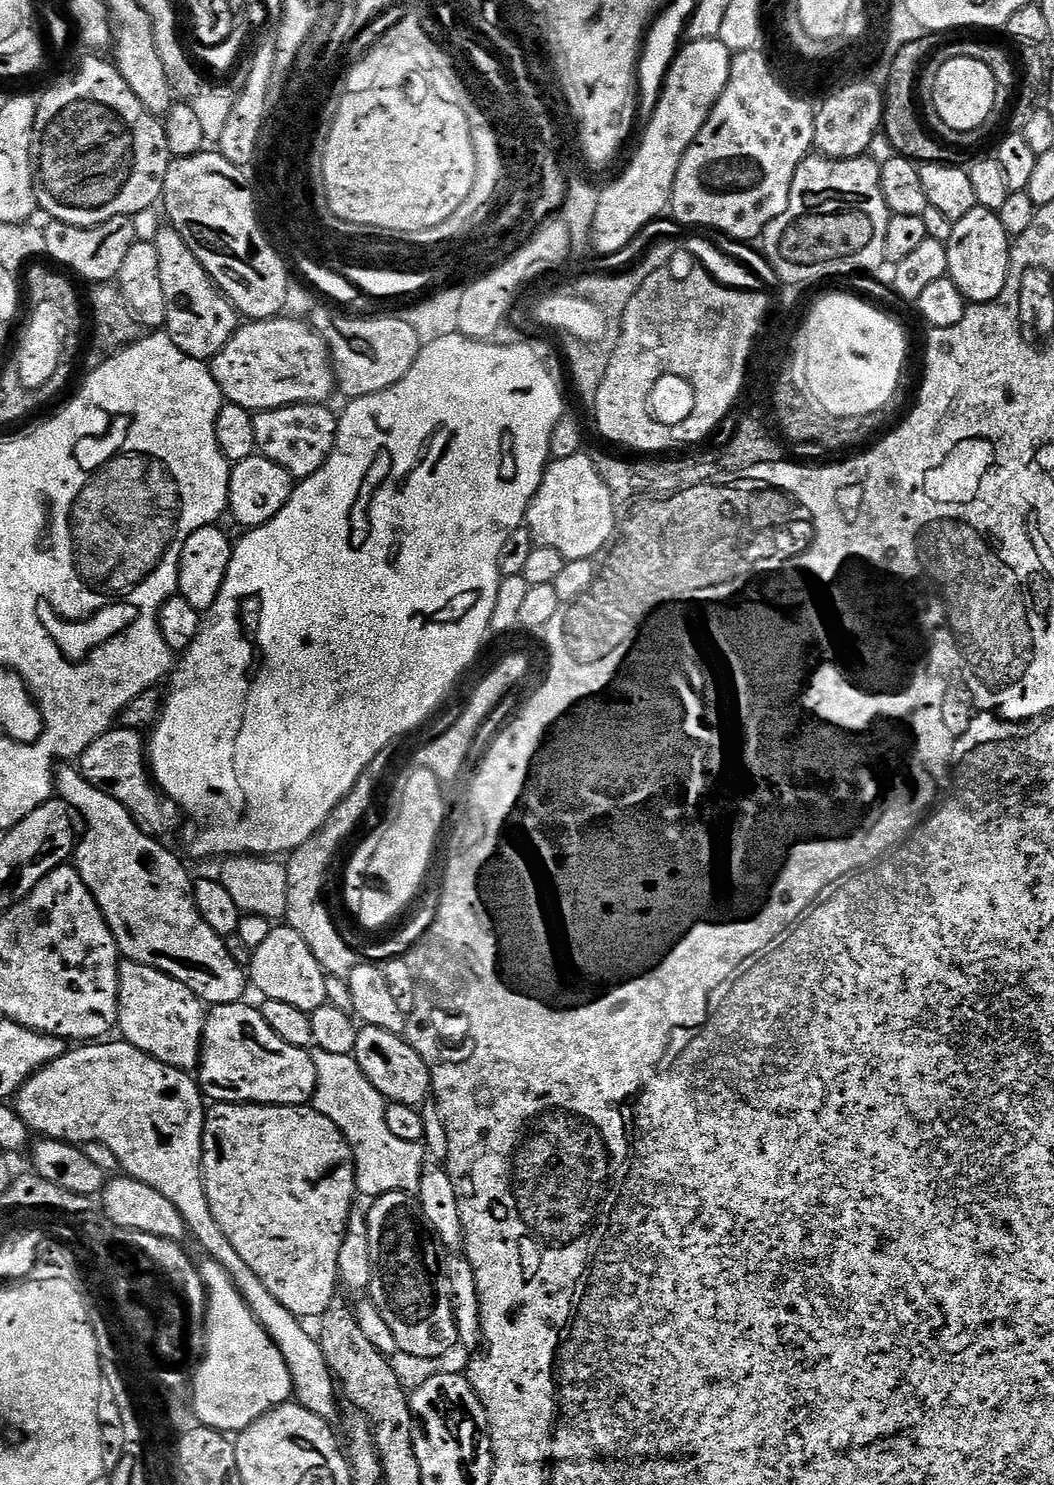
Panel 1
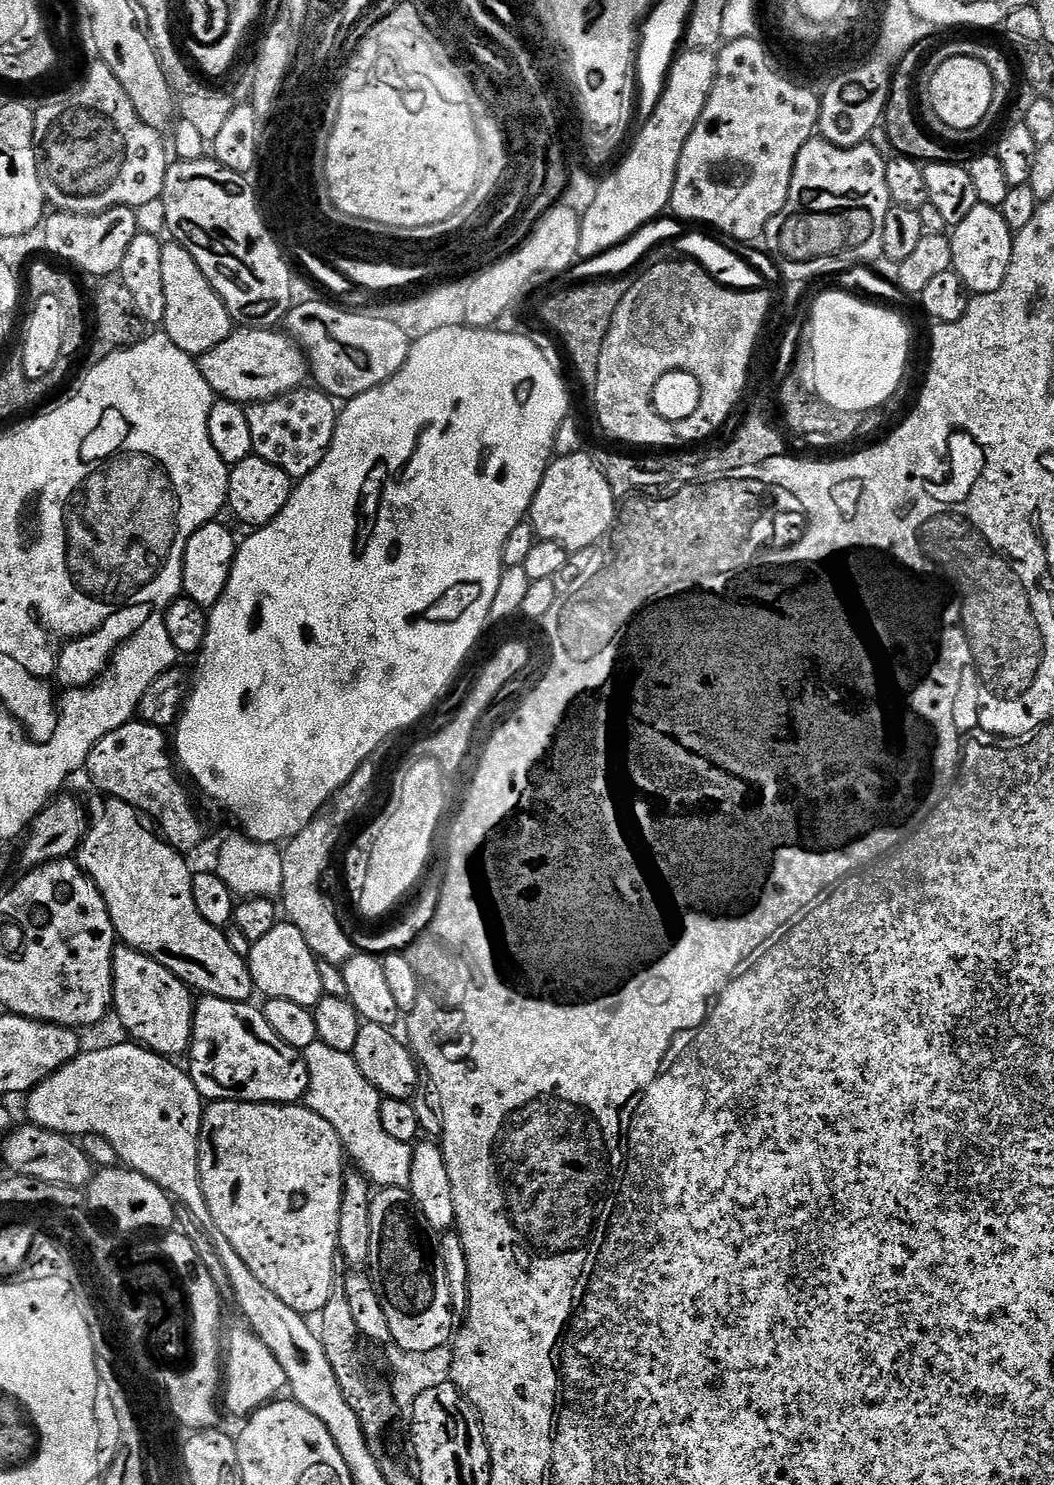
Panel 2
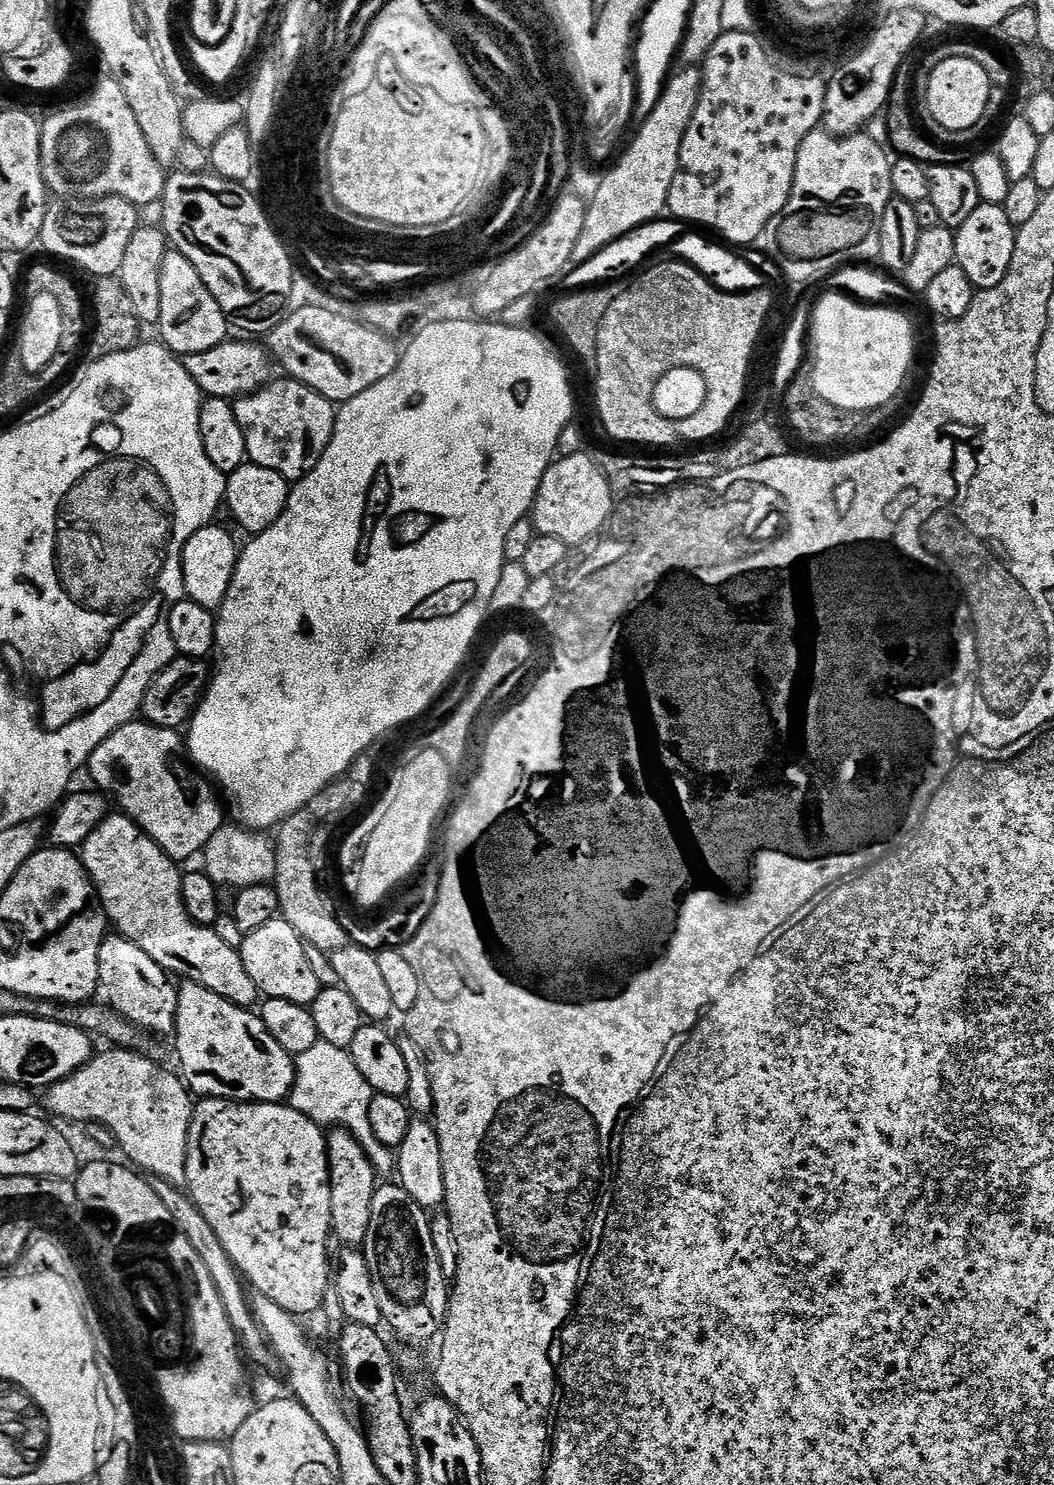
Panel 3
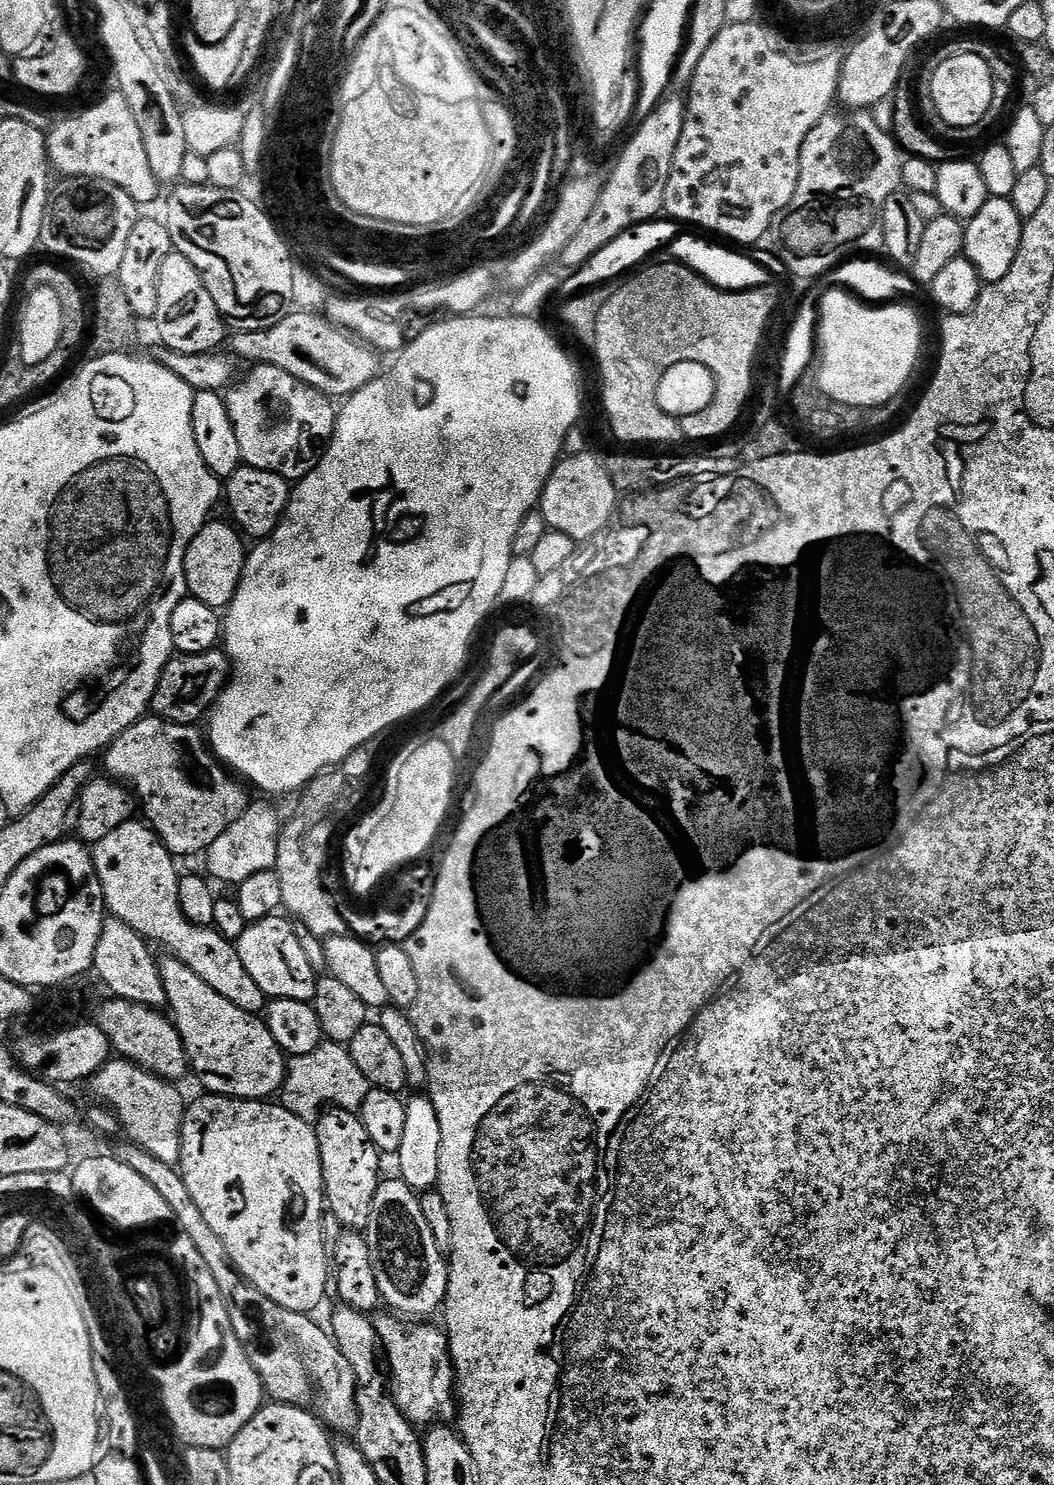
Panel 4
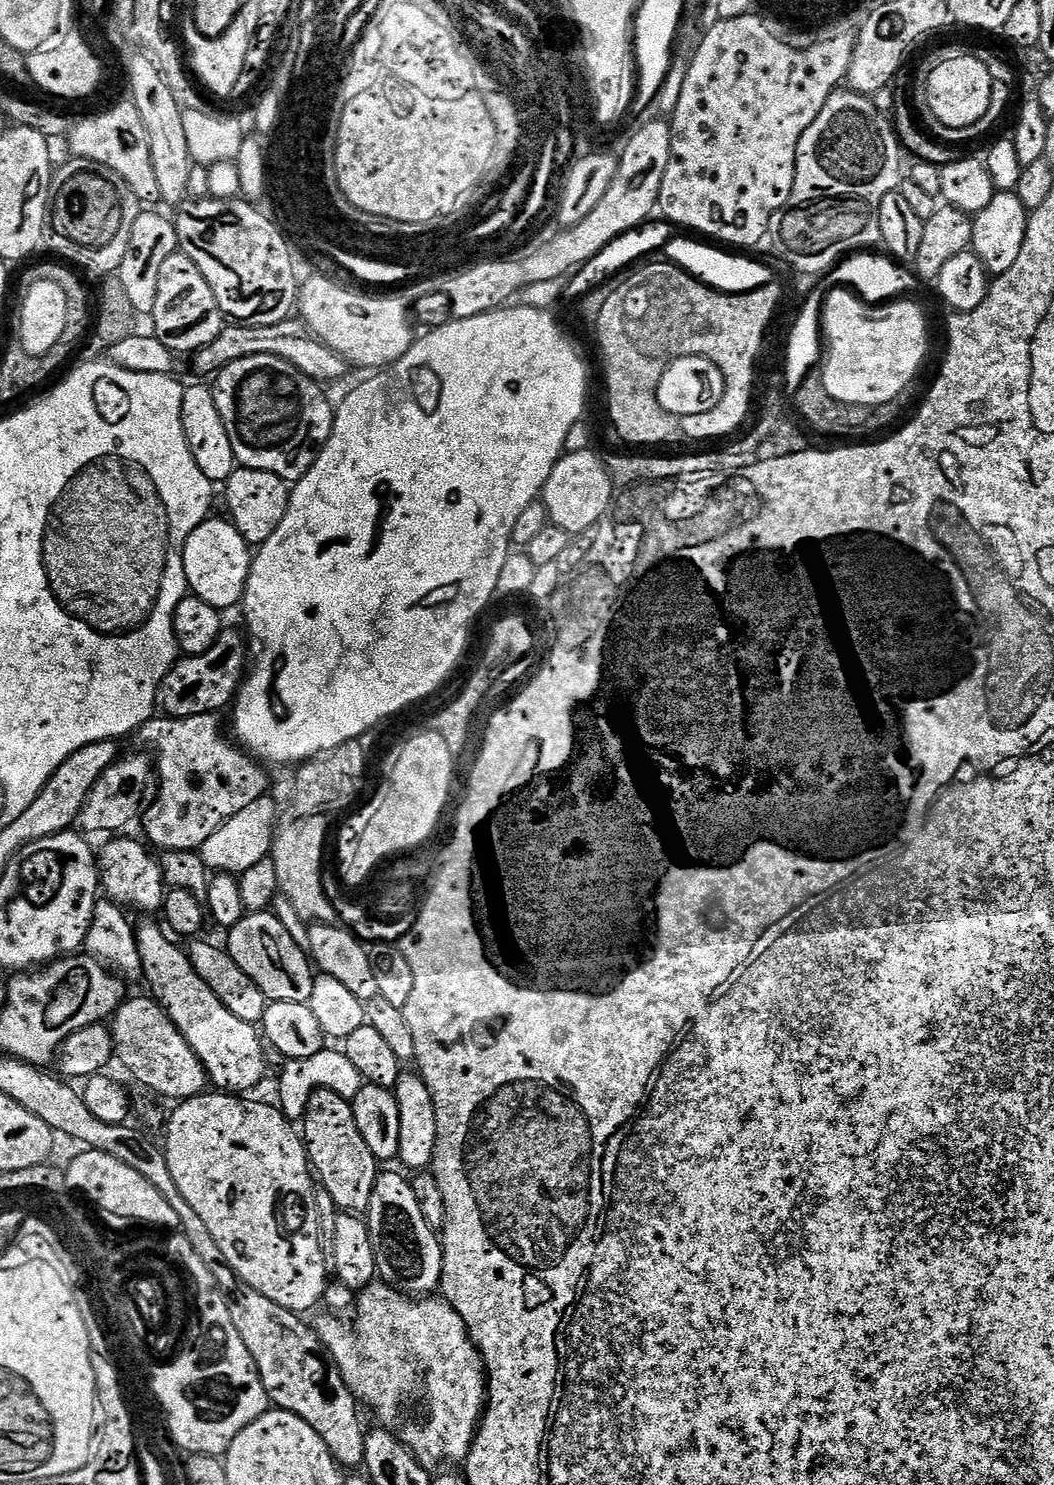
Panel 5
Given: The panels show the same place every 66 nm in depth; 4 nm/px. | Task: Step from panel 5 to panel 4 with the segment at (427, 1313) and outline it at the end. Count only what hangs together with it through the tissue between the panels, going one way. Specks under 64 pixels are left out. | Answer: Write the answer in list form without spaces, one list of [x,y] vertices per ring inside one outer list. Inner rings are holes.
[[[394,1314],[387,1315],[380,1320],[378,1318],[375,1325],[396,1405],[414,1426],[453,1421],[458,1412],[458,1402],[455,1398],[455,1367],[451,1352],[448,1351],[447,1333],[438,1326],[437,1329],[431,1324],[412,1323]]]

